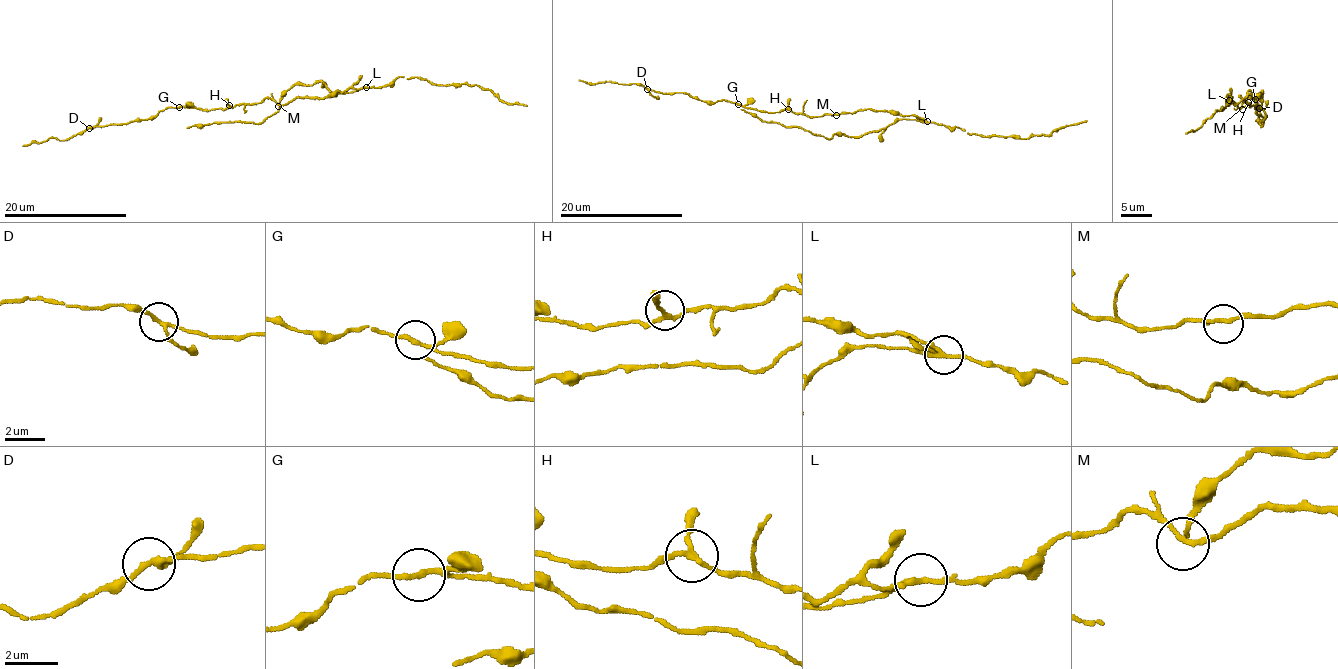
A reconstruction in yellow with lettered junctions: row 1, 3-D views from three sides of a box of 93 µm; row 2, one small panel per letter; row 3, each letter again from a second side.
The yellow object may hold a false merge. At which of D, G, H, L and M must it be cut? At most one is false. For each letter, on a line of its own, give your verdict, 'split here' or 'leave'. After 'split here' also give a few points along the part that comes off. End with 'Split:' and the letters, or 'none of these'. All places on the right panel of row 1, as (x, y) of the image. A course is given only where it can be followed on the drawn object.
D: leave
G: leave
H: leave
L: split here | (1229, 100), (1238, 103), (1248, 91), (1262, 92), (1266, 116), (1261, 126), (1263, 120), (1256, 121)
M: leave
Split: L

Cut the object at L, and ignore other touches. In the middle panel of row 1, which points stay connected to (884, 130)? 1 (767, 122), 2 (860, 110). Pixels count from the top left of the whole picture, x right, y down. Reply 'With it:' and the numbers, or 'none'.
With it: 1

